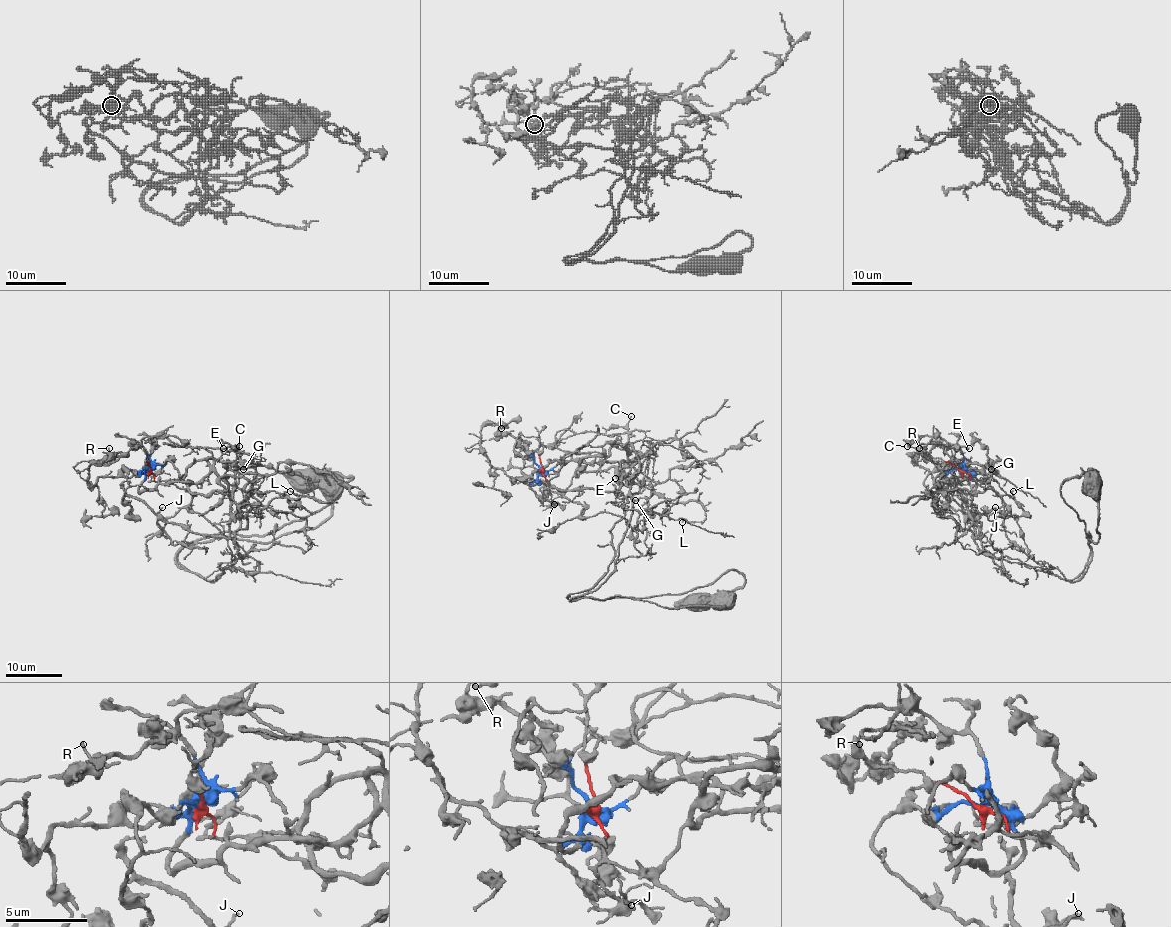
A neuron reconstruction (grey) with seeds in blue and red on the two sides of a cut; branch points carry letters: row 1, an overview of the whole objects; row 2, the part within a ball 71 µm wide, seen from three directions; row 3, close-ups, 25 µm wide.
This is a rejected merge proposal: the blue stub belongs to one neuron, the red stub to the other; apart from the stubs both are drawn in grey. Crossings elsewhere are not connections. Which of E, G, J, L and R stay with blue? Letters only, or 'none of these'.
J, R

